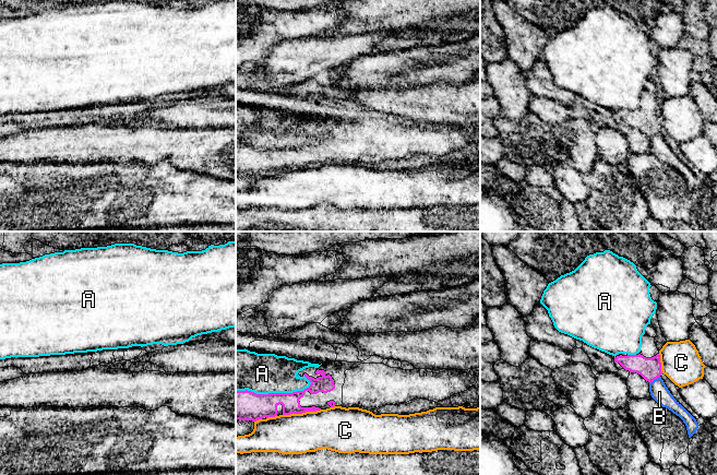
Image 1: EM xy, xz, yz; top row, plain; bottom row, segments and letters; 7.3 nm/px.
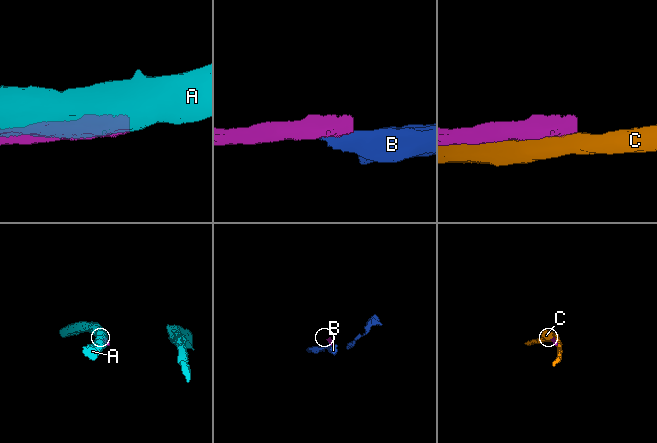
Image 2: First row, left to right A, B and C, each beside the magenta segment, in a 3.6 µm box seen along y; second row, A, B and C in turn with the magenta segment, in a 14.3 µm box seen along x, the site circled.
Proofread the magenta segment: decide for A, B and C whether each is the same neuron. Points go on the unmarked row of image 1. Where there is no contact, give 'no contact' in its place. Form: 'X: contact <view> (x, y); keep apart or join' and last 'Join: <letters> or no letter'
A: contact xz (274, 149); keep apart
B: contact yz (654, 134); keep apart
C: contact xz (301, 168); keep apart
Join: no letter

